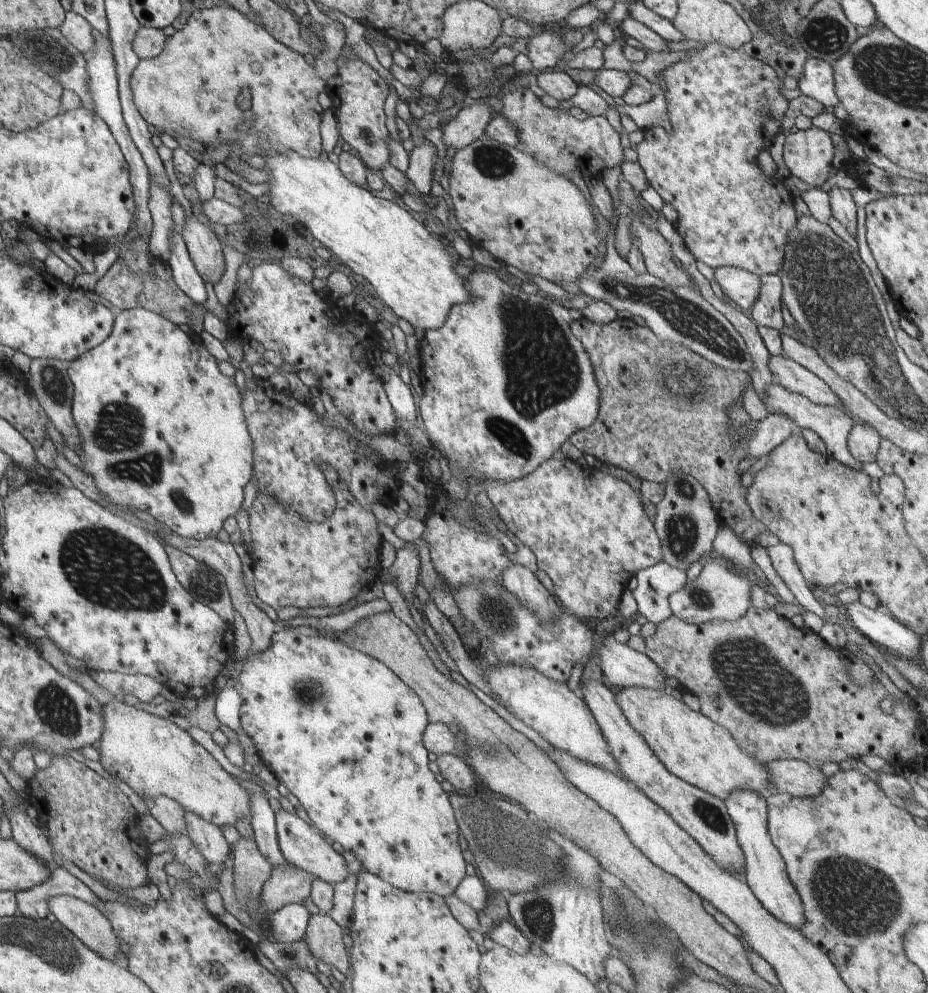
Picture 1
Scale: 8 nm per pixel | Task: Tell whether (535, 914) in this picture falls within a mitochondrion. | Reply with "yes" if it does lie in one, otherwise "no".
yes

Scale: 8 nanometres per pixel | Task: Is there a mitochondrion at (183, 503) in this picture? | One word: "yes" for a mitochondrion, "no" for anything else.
yes

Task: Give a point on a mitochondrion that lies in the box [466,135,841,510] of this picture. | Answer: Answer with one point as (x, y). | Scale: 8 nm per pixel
(542, 367)

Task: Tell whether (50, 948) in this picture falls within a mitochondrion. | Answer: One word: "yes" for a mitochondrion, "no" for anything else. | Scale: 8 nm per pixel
yes

